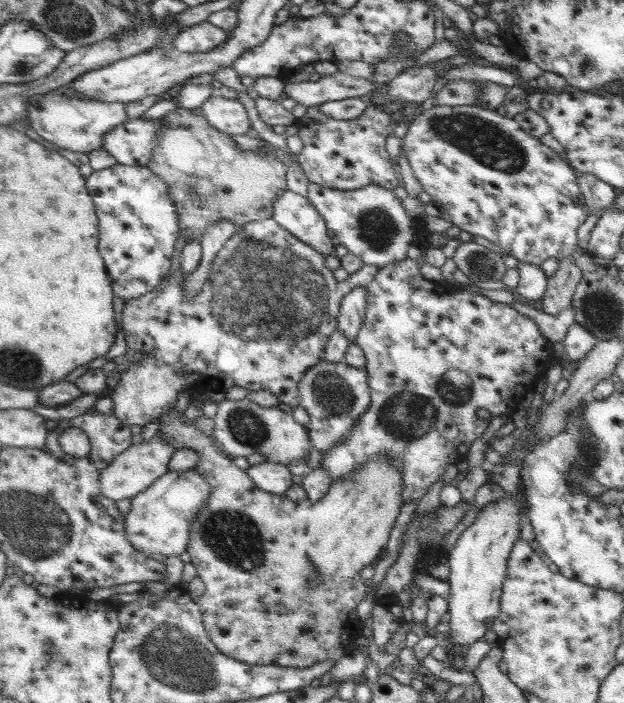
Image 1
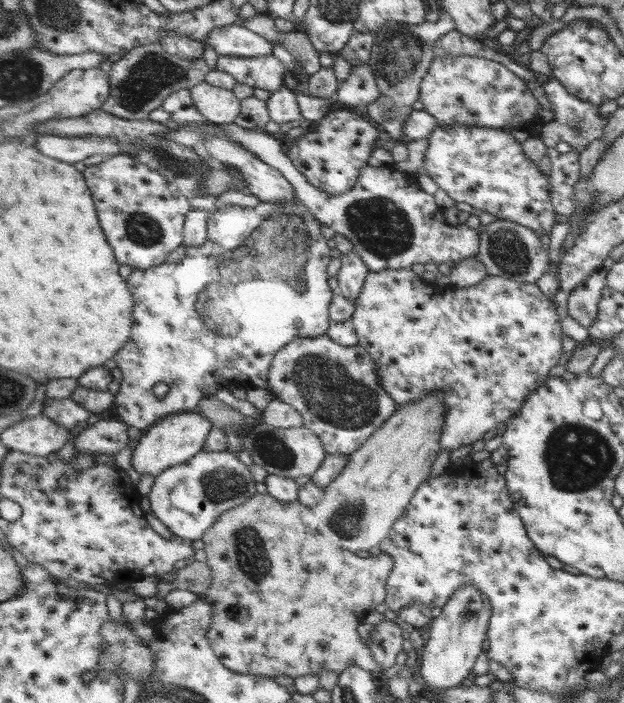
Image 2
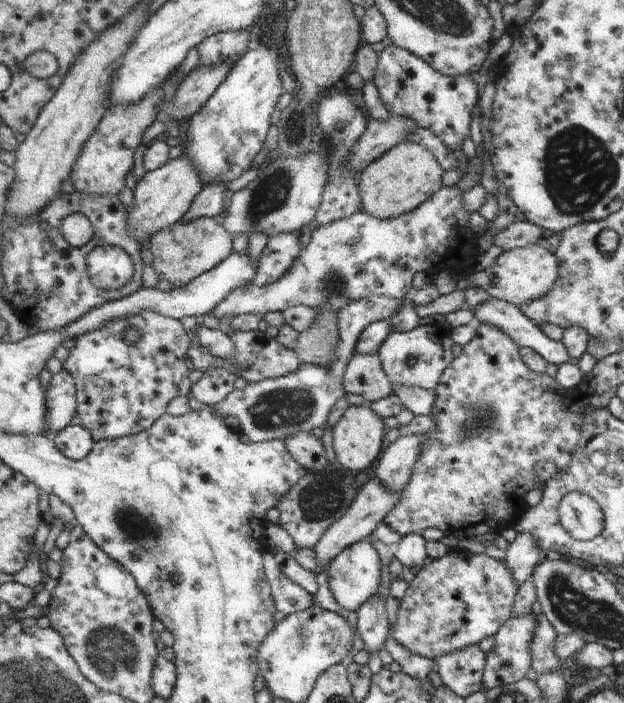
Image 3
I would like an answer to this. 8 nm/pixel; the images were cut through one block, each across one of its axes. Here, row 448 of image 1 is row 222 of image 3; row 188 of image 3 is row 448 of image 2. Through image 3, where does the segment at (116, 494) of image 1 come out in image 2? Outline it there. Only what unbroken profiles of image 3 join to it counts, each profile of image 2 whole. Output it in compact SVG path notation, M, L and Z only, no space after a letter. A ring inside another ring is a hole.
M177 412L169 418L165 418L163 422L145 430L143 438L135 446L135 450L133 450L135 472L139 476L147 474L147 476L159 478L163 472L167 472L175 466L183 466L185 462L189 462L191 458L195 458L199 452L205 450L207 438L213 432L213 428L215 428L215 424L199 412Z

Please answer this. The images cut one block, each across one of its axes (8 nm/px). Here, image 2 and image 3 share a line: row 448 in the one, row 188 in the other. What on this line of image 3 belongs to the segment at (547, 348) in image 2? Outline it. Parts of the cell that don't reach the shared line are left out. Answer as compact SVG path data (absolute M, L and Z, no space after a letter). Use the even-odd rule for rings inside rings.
M441 188L417 210L391 220L379 220L371 214L359 212L347 220L319 226L313 232L311 244L299 254L293 268L271 286L255 286L235 290L211 316L247 316L281 312L289 308L309 306L317 312L333 310L339 314L347 308L347 302L355 302L361 296L387 296L407 298L411 292L411 278L415 272L425 272L435 278L439 272L469 274L477 262L479 236L469 230L469 212L463 210L463 194L455 188Z

